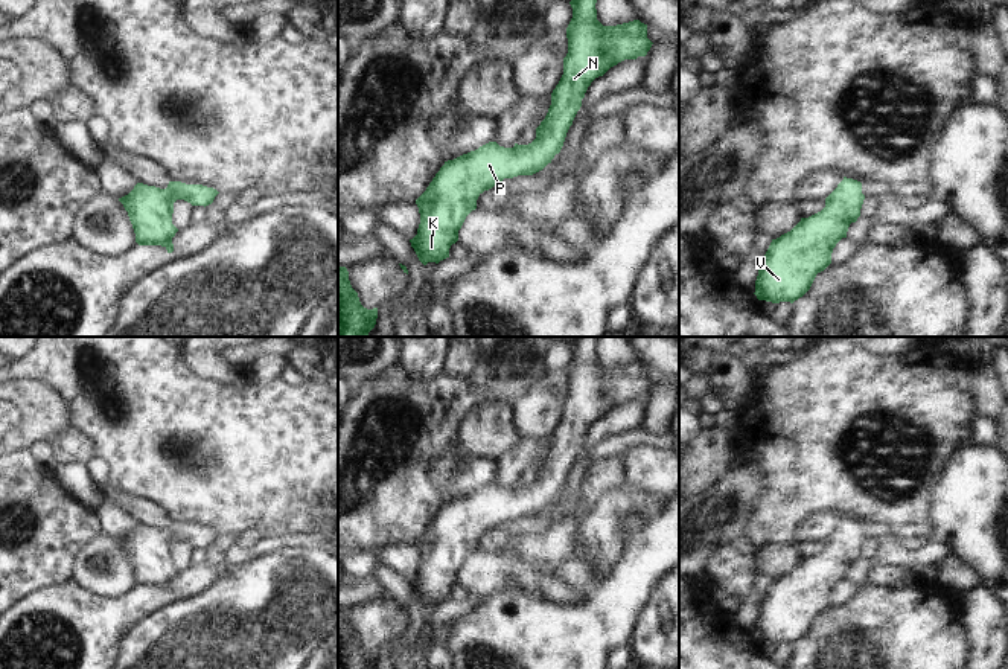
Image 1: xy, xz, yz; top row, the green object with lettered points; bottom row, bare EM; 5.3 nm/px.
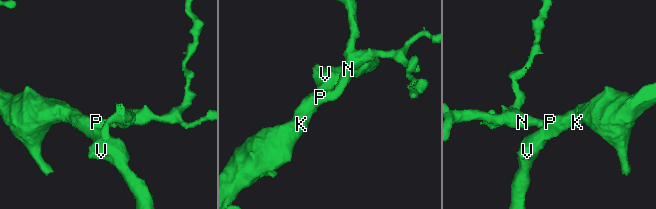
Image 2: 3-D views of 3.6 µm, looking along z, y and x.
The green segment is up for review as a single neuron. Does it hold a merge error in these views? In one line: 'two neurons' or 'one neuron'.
one neuron

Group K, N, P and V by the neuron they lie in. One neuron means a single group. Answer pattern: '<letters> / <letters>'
K N P V

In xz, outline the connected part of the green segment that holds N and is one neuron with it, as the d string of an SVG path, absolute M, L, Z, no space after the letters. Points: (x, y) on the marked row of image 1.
M571 0L573 18L566 27L568 53L563 58L563 75L551 93L551 105L545 119L536 128L536 139L528 145L513 148L489 142L475 151L445 162L426 190L416 200L420 213L417 235L410 239L419 261L439 264L449 258L449 248L458 241L458 230L466 216L477 209L477 200L504 178L533 175L542 171L560 152L566 133L573 125L582 99L591 82L624 59L646 56L652 47L647 24L640 20L617 26L603 26L597 20L597 0Z

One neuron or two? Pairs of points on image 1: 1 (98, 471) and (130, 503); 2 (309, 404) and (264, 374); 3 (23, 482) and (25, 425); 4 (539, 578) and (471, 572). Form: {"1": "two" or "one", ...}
{"1": "one", "2": "two", "3": "two", "4": "one"}

